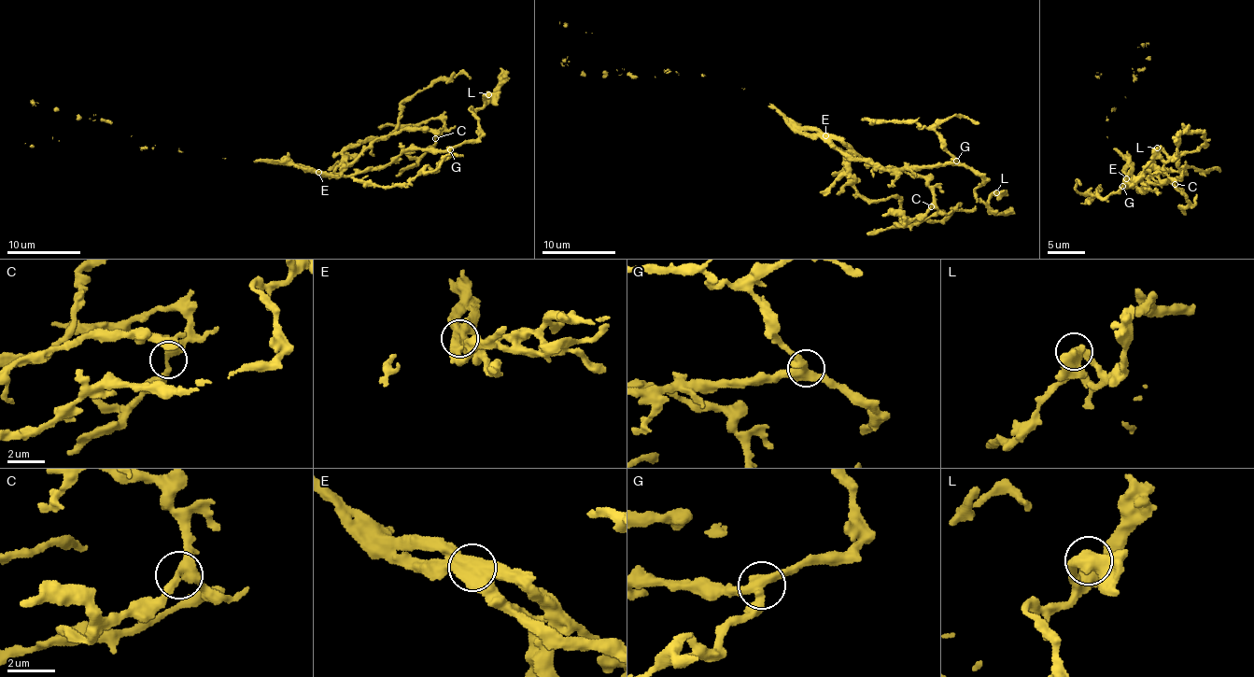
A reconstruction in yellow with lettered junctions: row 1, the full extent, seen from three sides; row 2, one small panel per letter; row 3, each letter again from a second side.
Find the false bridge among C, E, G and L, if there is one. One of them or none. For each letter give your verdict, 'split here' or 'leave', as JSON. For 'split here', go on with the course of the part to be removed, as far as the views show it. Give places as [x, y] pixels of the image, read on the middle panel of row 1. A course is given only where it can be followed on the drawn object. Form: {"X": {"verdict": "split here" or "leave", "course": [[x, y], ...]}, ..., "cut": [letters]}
{"C": {"verdict": "leave"}, "E": {"verdict": "split here", "course": [[824, 136], [834, 136], [878, 166], [918, 174], [935, 199], [936, 213], [911, 225], [874, 229], [866, 233]]}, "G": {"verdict": "leave"}, "L": {"verdict": "leave"}, "cut": ["E"]}

